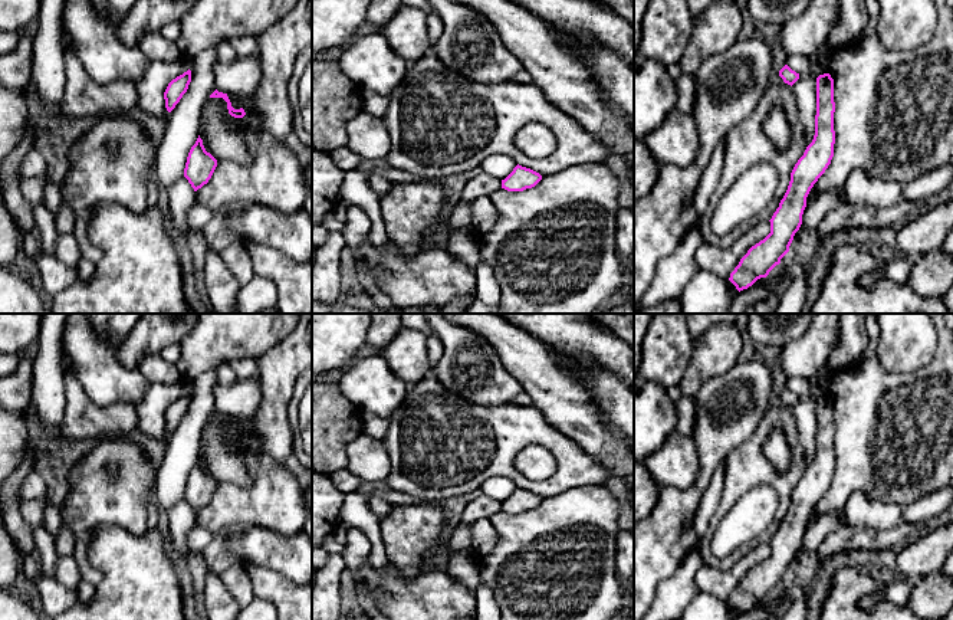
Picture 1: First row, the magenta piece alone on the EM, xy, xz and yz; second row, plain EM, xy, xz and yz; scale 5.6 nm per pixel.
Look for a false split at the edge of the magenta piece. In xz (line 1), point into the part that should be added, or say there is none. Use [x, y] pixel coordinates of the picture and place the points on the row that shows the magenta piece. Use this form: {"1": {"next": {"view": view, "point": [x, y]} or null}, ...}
{"1": {"next": null}}

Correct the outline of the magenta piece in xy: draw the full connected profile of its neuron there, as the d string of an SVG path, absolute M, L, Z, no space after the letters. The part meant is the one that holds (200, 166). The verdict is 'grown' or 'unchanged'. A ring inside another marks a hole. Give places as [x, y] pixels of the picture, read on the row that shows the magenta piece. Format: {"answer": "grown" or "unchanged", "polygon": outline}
{"answer": "unchanged", "polygon": "M198 135L195 144L191 147L188 152L184 168L184 177L188 180L194 191L197 191L208 183L216 167L217 160L206 151L203 140Z"}

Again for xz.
{"answer": "unchanged", "polygon": "M516 165L513 171L502 180L502 188L507 191L523 191L535 187L542 180L542 175L530 168Z"}

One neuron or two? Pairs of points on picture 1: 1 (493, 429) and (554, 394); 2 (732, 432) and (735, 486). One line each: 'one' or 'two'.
1: two
2: two

